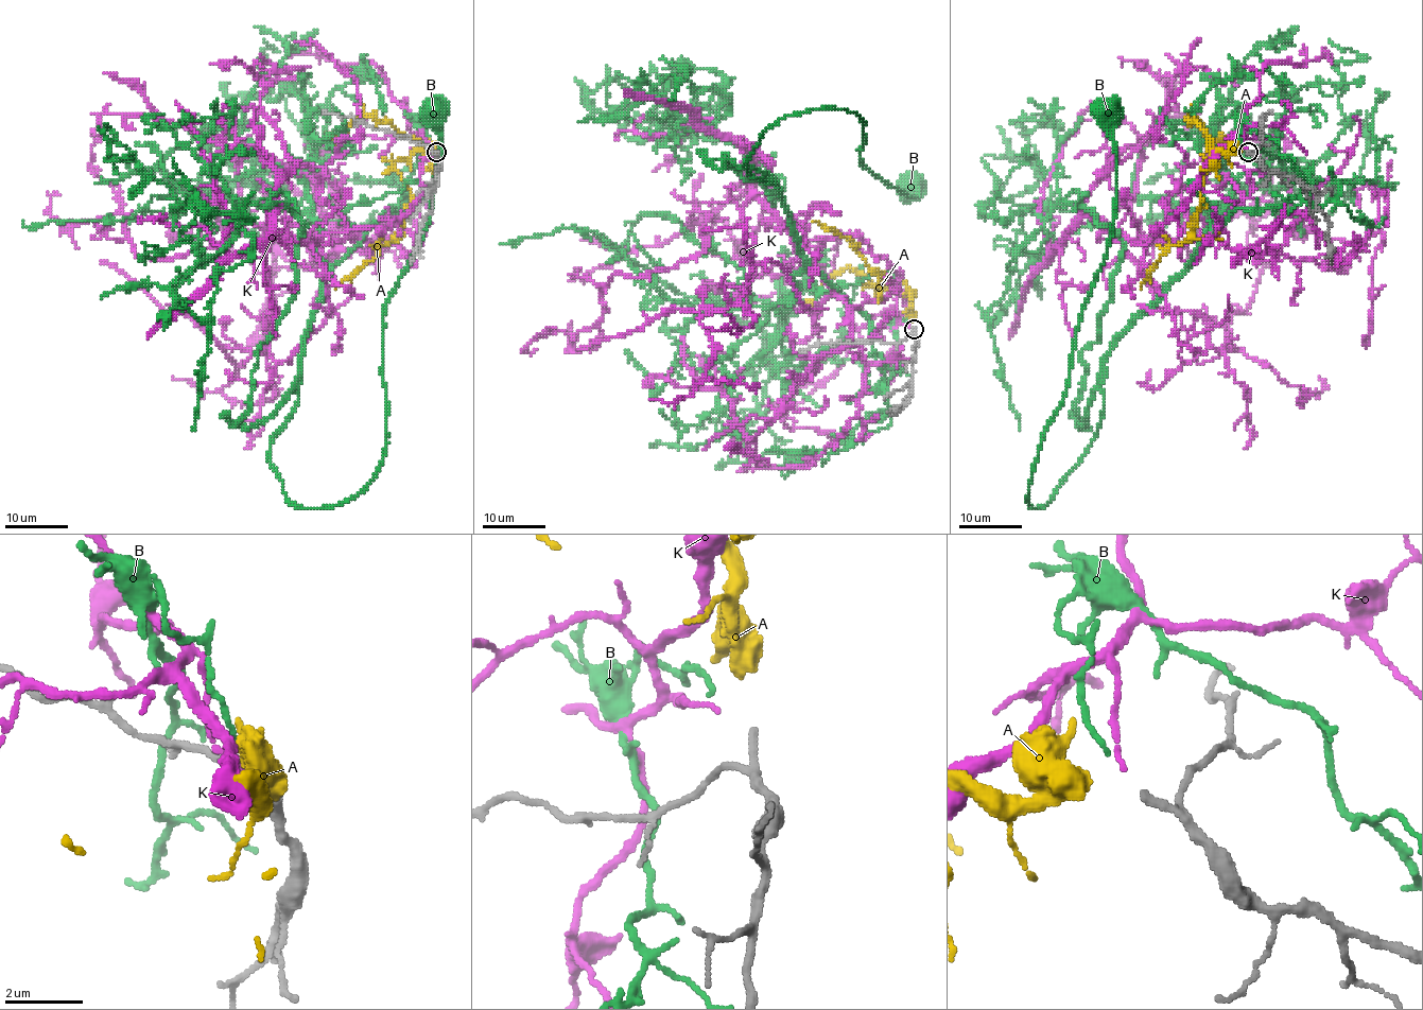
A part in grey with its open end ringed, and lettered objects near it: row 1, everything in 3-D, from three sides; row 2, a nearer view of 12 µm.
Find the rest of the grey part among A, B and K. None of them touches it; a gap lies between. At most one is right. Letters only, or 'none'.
none

